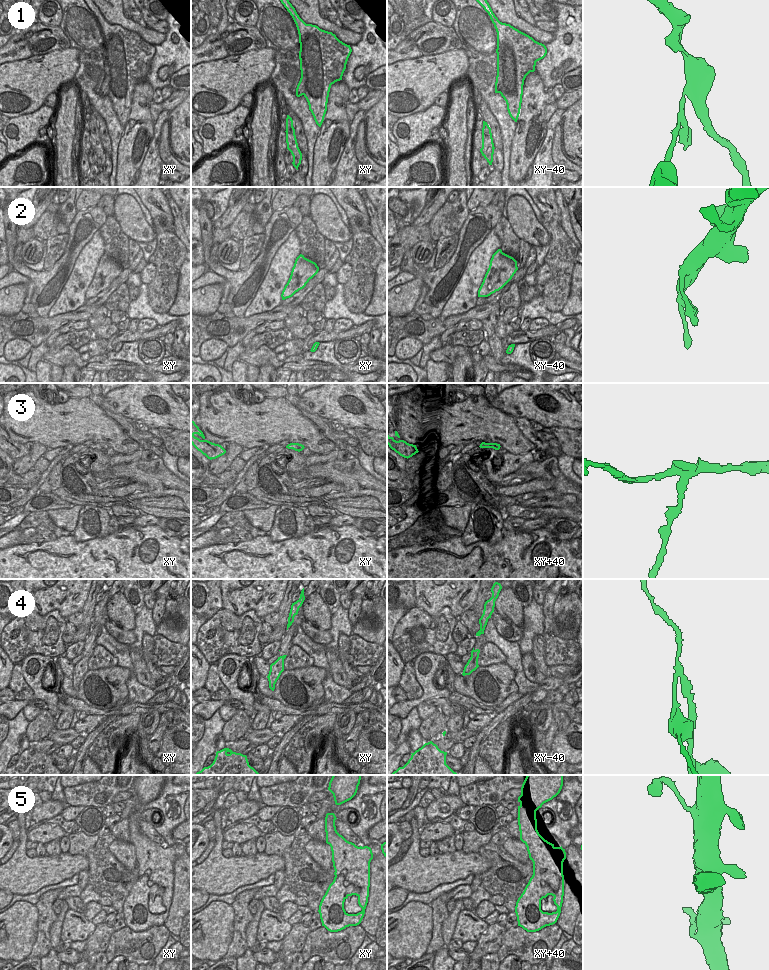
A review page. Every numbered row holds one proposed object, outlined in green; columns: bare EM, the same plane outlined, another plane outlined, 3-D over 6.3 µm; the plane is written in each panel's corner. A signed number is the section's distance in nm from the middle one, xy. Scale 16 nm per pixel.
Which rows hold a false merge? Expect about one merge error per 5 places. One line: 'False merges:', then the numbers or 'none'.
False merges: 1, 3, 4

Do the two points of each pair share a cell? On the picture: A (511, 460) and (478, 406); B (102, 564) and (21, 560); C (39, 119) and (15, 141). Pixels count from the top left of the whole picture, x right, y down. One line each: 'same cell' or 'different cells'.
A: different cells
B: same cell
C: same cell

